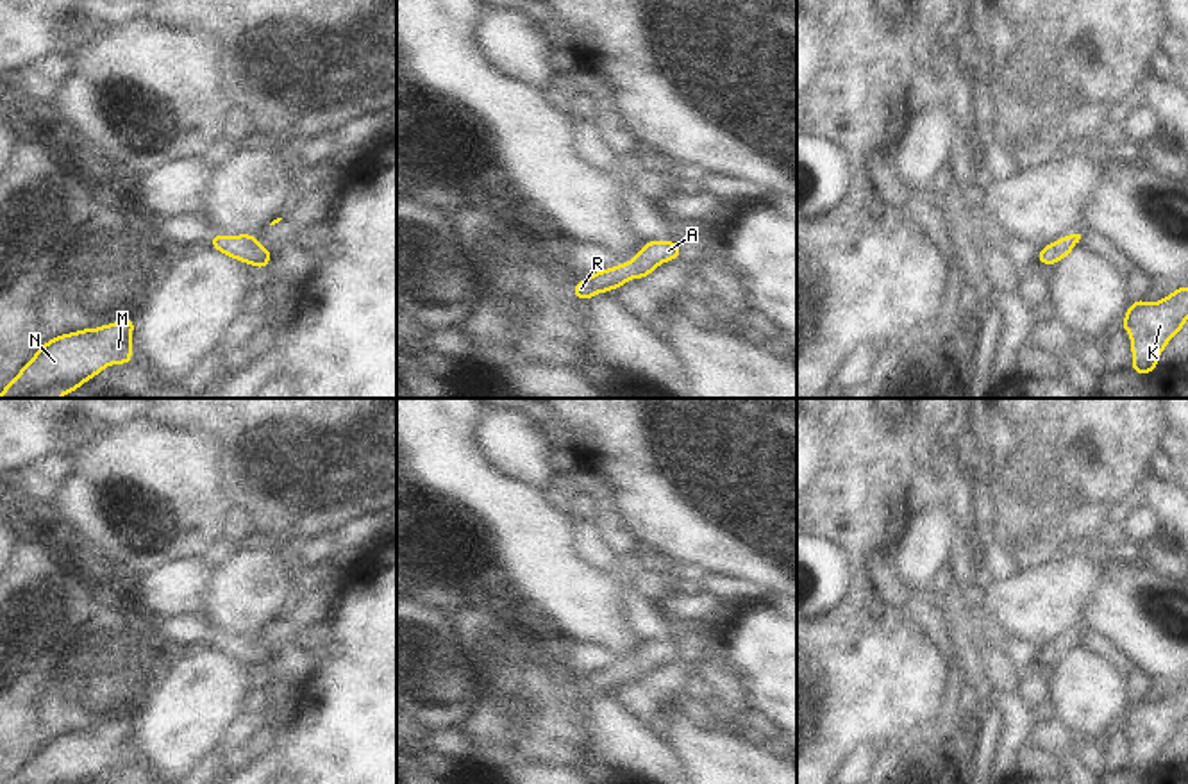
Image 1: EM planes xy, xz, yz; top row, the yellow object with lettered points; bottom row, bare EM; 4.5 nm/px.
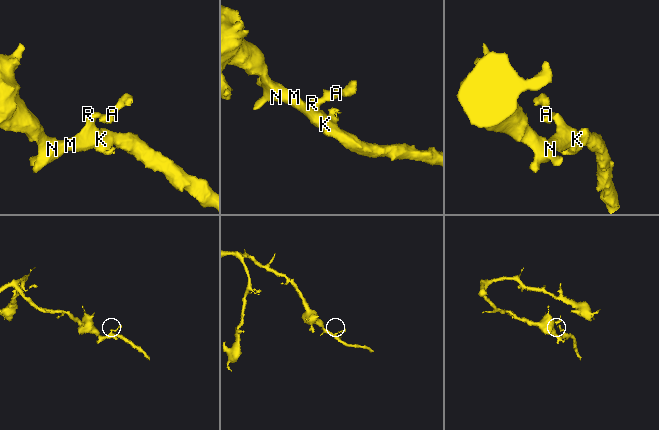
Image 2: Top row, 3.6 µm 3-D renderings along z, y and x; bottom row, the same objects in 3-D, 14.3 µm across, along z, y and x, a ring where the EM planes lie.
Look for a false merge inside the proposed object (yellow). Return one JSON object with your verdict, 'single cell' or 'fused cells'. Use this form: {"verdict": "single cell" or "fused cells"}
{"verdict": "single cell"}

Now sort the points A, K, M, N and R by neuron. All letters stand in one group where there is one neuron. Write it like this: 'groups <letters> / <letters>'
groups A K M N R

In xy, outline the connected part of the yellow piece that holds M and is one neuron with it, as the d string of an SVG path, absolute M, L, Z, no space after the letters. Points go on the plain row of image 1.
M136 718L80 729L43 743L9 784L86 784L114 763L132 763Z

